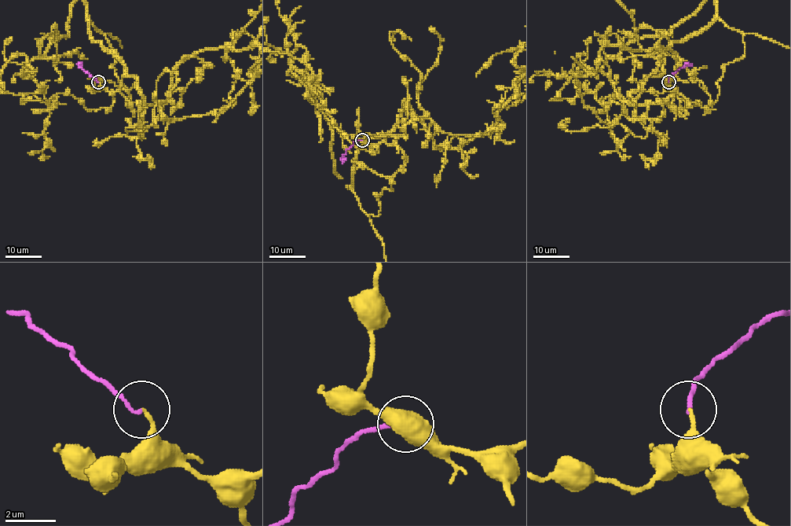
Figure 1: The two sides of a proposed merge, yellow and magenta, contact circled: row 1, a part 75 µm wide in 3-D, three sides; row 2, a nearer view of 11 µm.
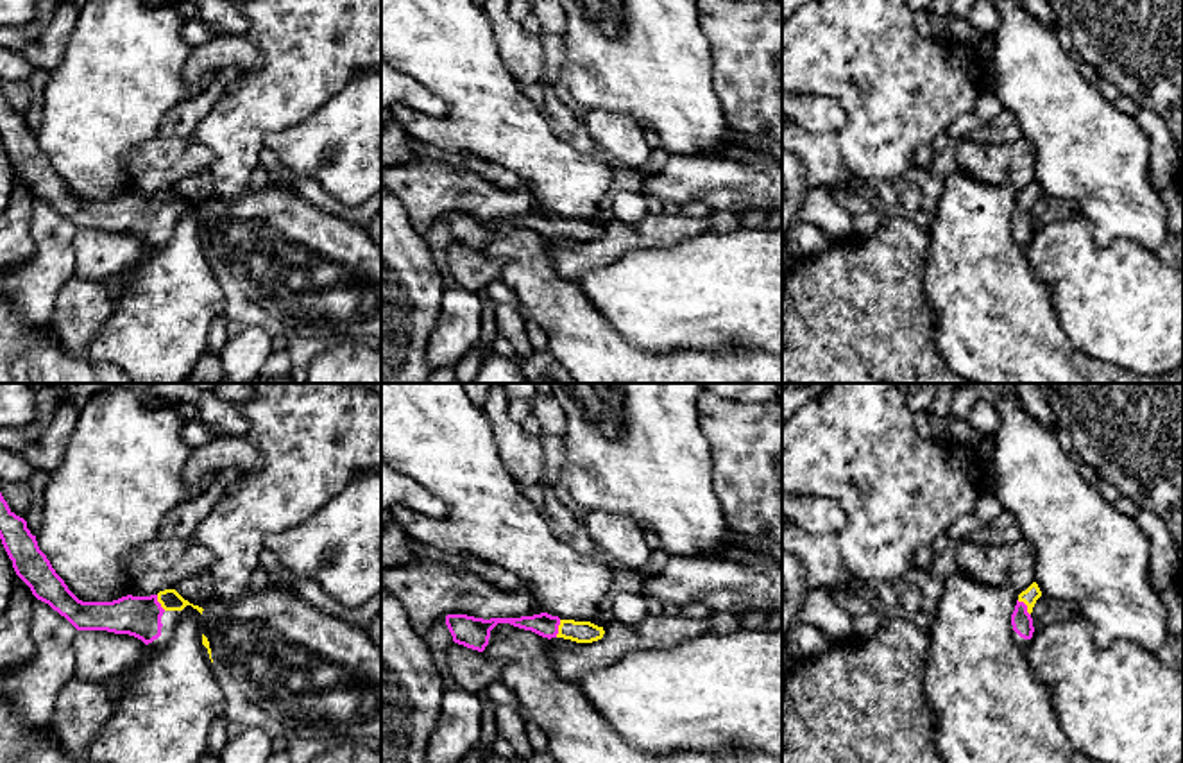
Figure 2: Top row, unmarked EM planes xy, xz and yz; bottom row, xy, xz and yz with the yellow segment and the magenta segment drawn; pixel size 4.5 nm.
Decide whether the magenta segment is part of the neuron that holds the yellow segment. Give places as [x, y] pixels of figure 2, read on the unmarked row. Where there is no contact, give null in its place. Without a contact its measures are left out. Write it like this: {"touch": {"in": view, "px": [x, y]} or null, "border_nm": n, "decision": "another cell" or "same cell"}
{"touch": {"in": "yz", "px": [1026, 203]}, "border_nm": 90, "decision": "same cell"}

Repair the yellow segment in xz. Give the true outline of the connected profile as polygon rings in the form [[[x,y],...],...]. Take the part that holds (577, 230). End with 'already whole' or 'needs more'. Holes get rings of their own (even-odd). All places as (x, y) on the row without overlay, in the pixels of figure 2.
[[[548,211],[521,215],[521,217],[474,217],[467,213],[447,213],[446,224],[453,240],[467,247],[483,251],[489,244],[490,229],[498,222],[510,222],[514,226],[532,229],[542,236],[564,236],[576,242],[592,242],[603,236],[603,226],[591,220],[560,219]]] | needs more

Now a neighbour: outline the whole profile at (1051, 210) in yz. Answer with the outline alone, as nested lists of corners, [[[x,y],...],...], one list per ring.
[[[1040,195],[1033,206],[1031,217],[1034,229],[1045,224],[1068,220],[1077,215],[1074,201]]]

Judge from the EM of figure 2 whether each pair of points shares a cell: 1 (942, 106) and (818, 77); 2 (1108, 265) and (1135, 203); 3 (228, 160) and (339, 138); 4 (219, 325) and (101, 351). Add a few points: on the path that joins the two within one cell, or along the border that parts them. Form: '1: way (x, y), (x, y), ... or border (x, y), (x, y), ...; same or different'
1: way (911, 85), (893, 85), (883, 74), (849, 74); same
2: border (1083, 217), (1099, 244), (1131, 239), (1155, 253); different
3: border (299, 120), (271, 131), (262, 144); different
4: border (222, 312), (210, 326), (206, 348); different

